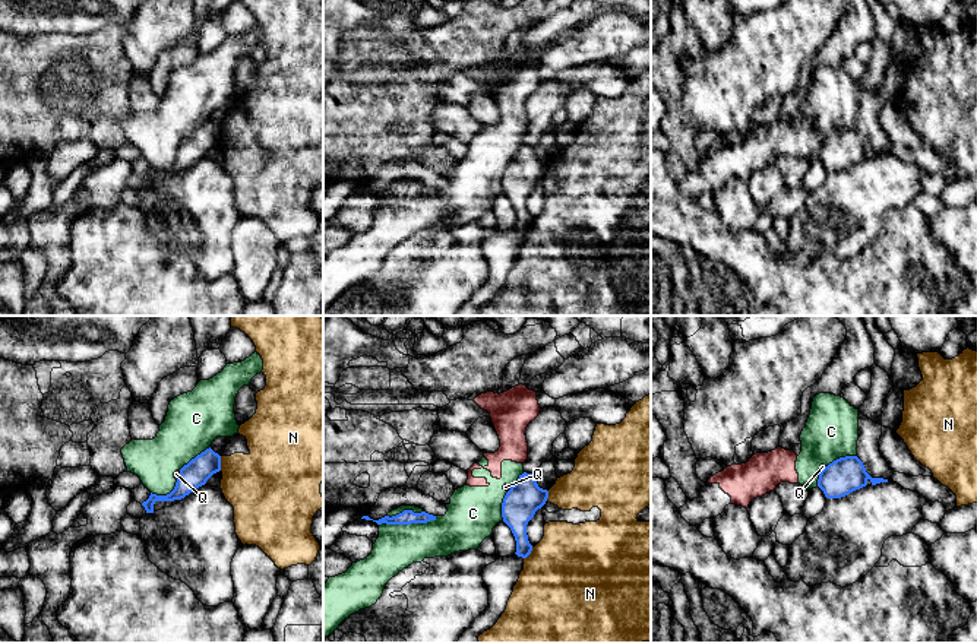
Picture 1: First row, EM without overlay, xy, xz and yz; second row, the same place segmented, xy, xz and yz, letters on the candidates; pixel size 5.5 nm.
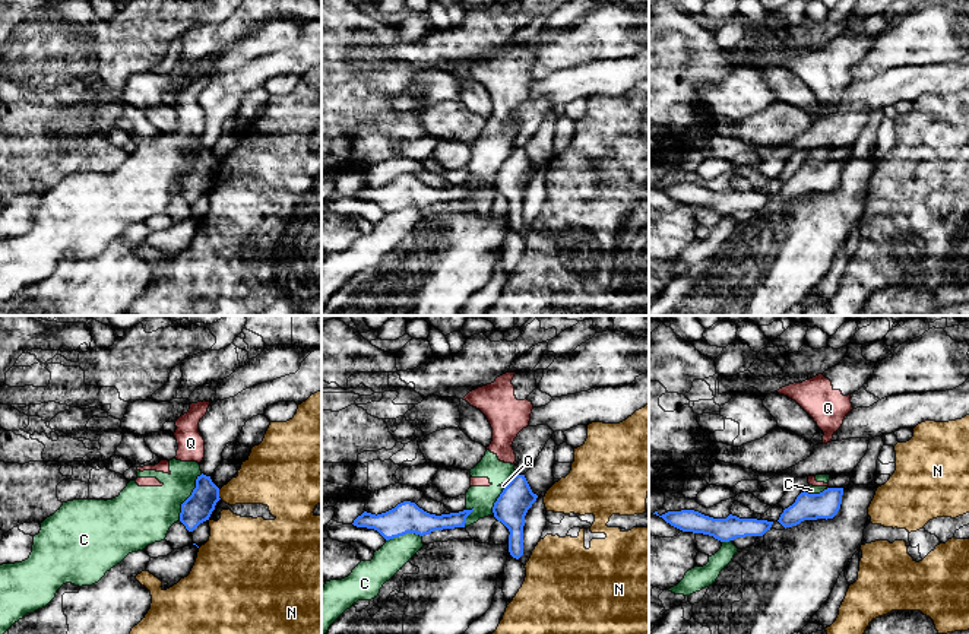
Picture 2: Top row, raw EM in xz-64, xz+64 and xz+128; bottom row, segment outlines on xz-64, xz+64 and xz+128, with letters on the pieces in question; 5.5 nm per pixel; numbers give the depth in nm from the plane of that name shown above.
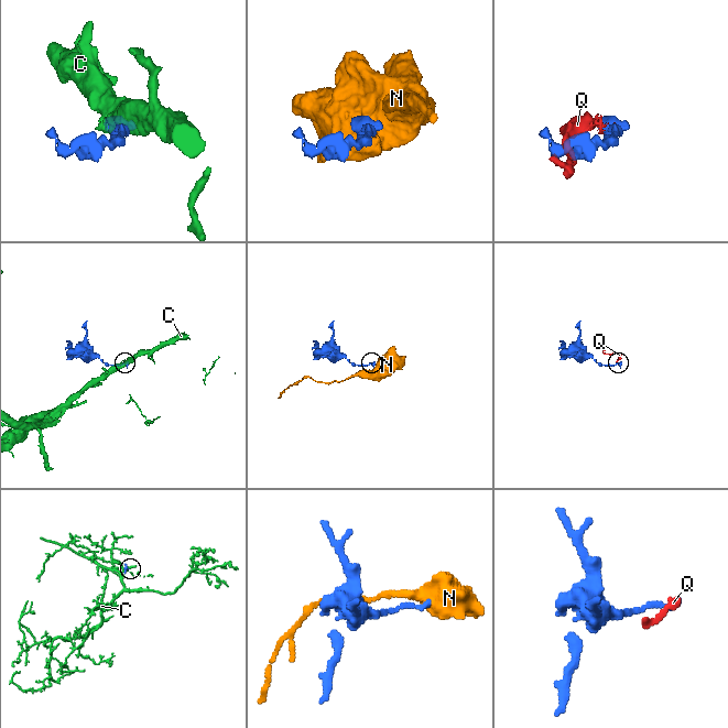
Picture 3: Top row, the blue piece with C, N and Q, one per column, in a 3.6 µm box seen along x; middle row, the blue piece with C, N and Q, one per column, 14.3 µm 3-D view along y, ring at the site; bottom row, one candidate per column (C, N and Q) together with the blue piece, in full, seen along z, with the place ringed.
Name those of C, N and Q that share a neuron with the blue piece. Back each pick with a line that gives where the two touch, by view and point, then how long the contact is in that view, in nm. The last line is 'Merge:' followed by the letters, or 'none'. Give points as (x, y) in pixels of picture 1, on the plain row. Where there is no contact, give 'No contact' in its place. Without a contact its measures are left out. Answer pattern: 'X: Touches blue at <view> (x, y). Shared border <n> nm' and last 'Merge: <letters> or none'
Merge: none

